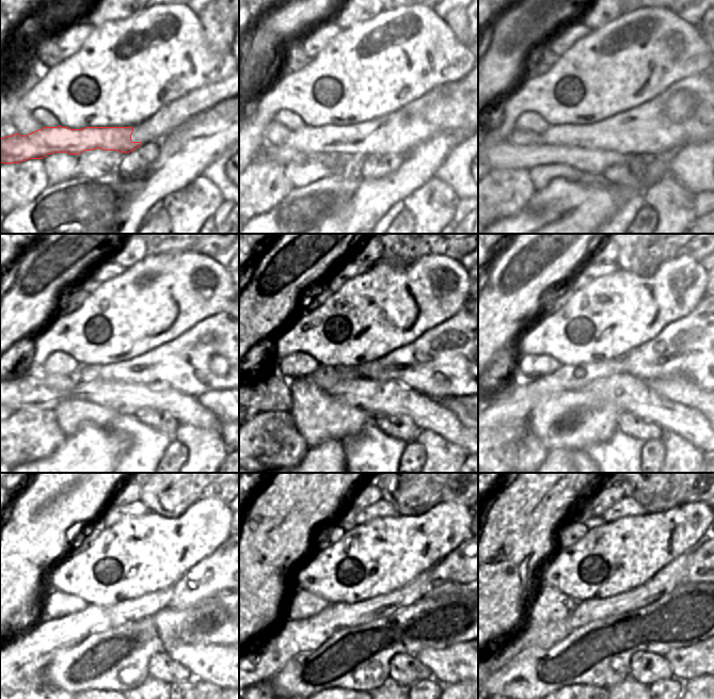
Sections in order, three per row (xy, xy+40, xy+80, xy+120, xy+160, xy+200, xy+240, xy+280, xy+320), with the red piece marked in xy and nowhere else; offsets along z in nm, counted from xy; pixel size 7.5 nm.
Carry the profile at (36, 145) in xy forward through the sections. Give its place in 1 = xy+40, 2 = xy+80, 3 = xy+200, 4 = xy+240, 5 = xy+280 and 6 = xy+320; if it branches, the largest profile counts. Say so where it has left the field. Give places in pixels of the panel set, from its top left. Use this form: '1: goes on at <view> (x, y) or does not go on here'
1: goes on at xy+40 (454, 110)
2: goes on at xy+80 (694, 110)
3: goes on at xy+200 (695, 348)
4: goes on at xy+240 (217, 576)
5: goes on at xy+280 (456, 574)
6: goes on at xy+320 (695, 572)

